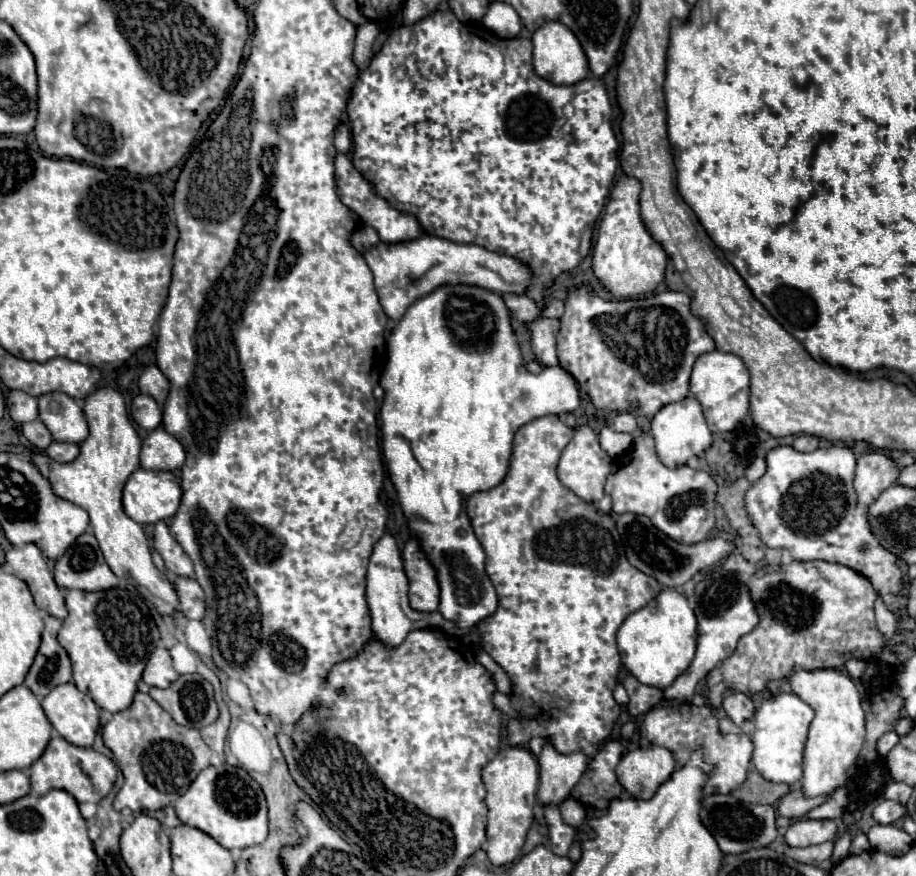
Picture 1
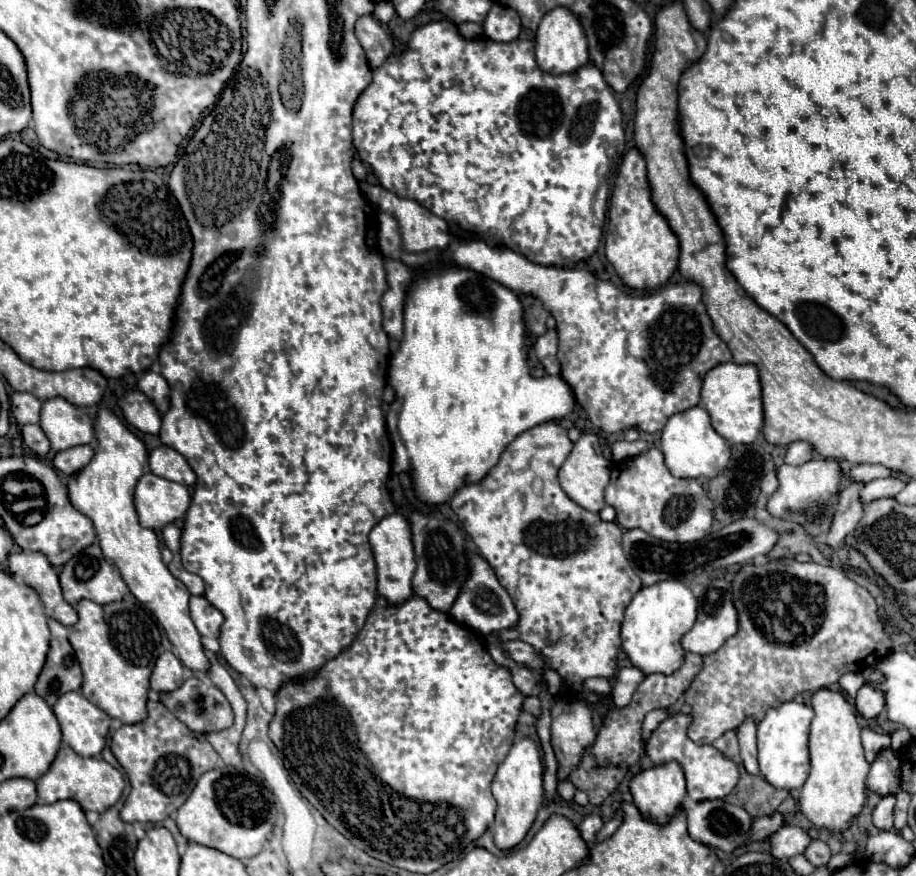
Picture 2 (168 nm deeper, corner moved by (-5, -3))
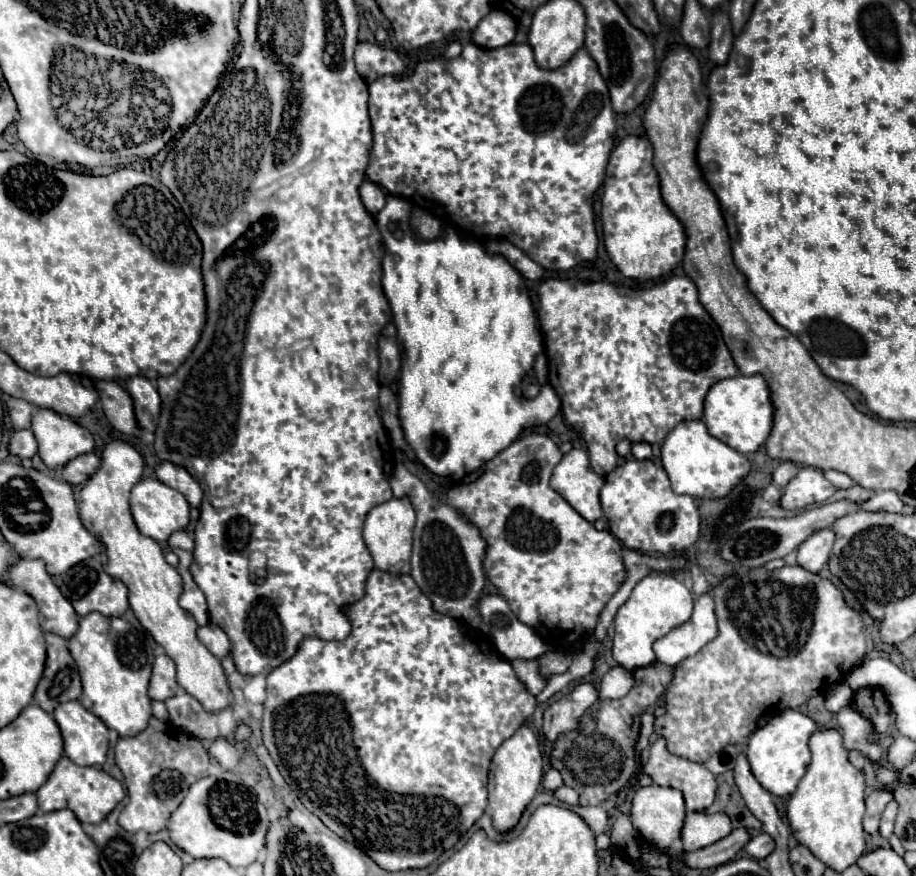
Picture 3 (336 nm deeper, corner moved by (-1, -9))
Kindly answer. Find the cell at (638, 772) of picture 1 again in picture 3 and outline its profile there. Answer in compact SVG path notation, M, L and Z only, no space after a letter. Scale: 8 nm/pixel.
M649 785L649 787L639 787L635 791L631 807L631 823L641 833L641 837L647 843L655 845L657 849L669 849L671 843L681 837L683 819L685 819L685 801L677 789Z

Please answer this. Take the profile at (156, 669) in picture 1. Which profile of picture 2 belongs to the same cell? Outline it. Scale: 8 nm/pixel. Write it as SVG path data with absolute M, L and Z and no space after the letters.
M163 651L153 667L151 689L159 693L175 691L181 683L183 683L183 663L171 651Z

